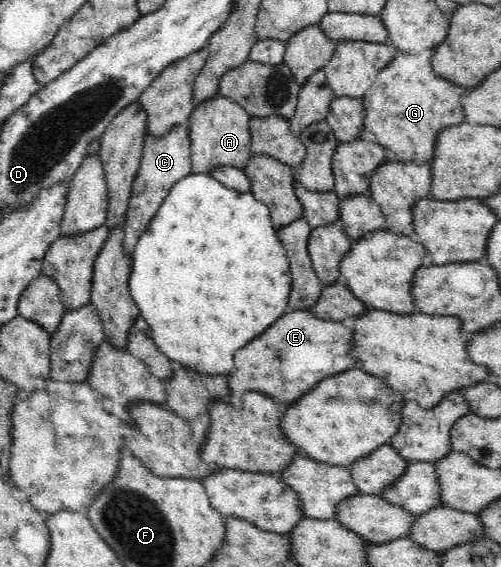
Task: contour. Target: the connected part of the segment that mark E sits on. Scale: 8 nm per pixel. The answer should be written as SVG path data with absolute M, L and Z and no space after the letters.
M307 310L285 312L275 325L269 325L265 333L249 341L239 353L235 353L235 373L228 376L227 403L235 407L242 405L242 397L247 392L261 392L283 407L298 400L306 391L313 389L315 385L327 376L344 372L357 367L356 359L352 356L353 332L350 324L324 320Z

